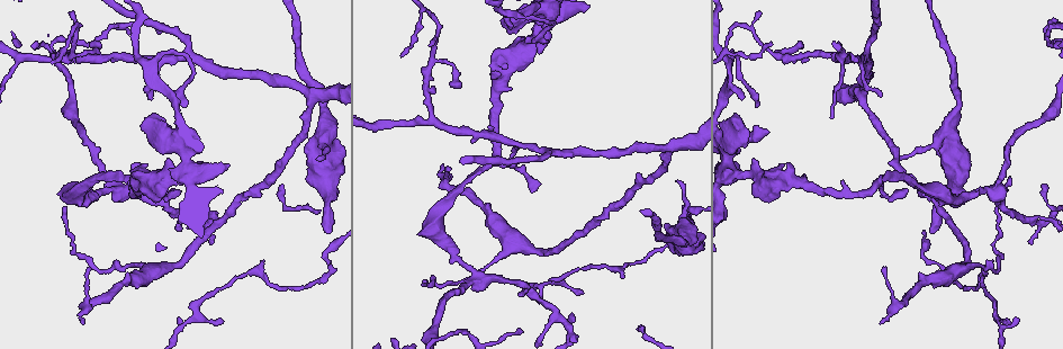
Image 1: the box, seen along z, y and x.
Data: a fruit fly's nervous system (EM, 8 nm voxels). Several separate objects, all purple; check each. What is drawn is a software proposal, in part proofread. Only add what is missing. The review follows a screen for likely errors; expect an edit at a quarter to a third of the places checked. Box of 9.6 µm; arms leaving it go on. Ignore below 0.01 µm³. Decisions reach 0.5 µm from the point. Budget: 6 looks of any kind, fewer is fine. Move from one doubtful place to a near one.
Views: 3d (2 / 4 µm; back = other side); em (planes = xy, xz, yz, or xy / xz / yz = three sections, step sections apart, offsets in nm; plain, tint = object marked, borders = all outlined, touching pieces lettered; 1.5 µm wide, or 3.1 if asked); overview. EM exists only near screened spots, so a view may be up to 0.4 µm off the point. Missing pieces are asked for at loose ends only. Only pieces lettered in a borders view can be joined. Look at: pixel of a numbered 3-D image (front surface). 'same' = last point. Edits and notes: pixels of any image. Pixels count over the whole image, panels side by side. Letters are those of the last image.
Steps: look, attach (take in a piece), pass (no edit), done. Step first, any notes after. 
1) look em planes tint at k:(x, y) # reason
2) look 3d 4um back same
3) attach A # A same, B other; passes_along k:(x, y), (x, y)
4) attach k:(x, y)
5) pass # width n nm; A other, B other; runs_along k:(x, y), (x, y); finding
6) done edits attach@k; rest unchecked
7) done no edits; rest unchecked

look 3d 4um at 1:(1017, 317) # an open end

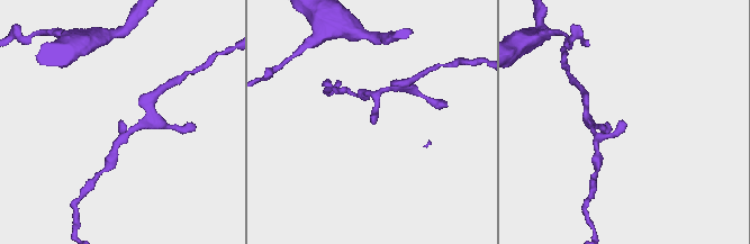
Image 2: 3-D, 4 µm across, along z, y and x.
look em planes borders at 2:(119, 121)

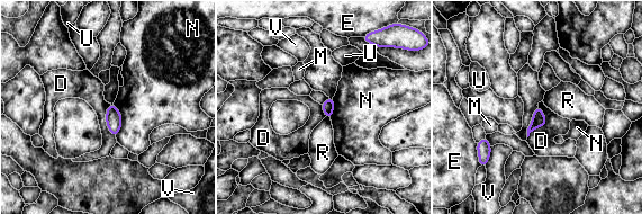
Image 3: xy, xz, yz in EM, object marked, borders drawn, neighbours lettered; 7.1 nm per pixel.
pass # width 80 nm; D other, E other, M other, N other, R other, U other, V other; no lettered piece goes on from it

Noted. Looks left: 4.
look 3d 2um at 1:(461, 87) # thin end

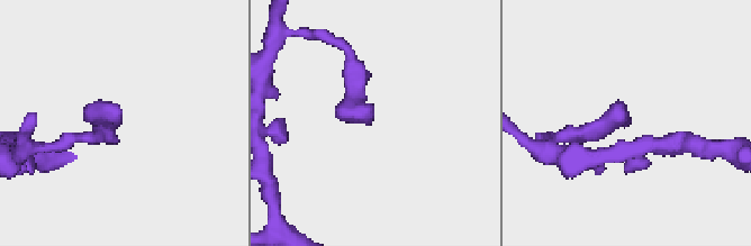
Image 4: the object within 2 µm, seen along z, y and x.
look em planes plain at 4:(371, 122) # need the tissue

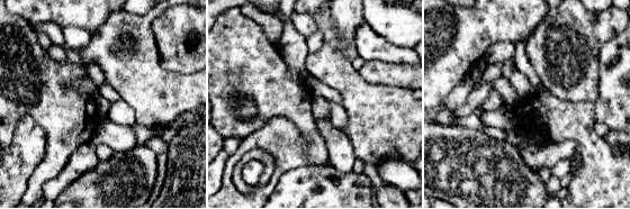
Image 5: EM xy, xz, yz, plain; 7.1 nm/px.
look em planes borders same

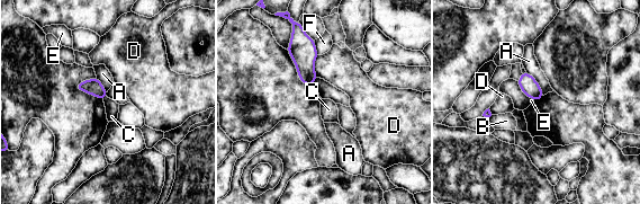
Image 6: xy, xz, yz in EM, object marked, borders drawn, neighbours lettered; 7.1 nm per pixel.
pass # A other, B other, C other, D other, E other, F other; border 6:(526, 71), (535, 80), (543, 95); no lettered piece goes on from it

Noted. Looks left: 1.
done no edits; rest unchecked

